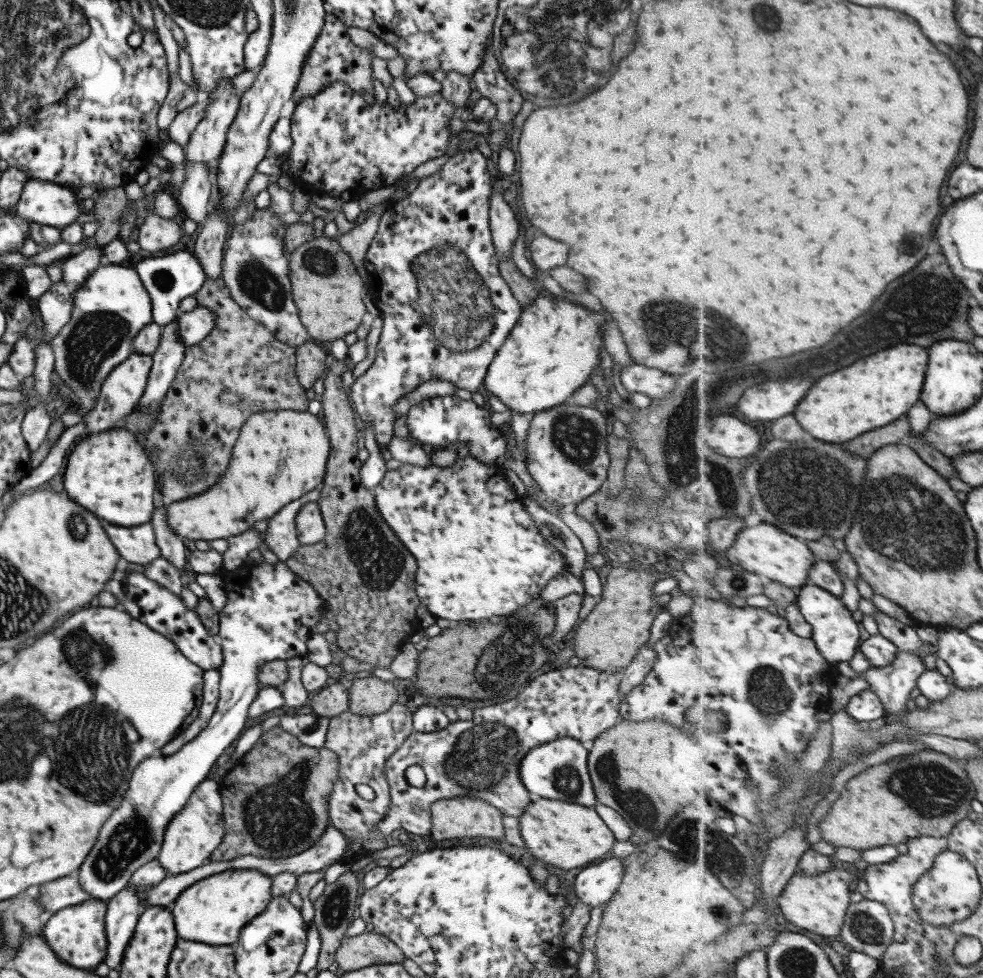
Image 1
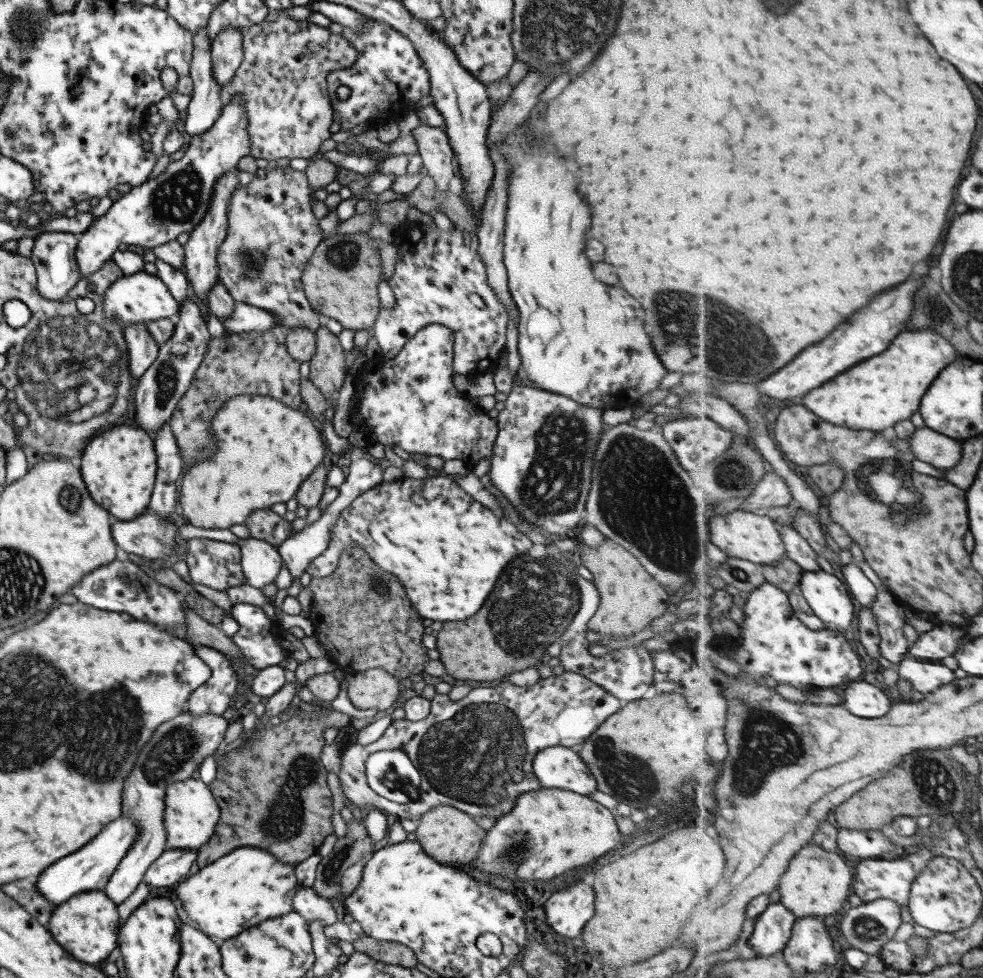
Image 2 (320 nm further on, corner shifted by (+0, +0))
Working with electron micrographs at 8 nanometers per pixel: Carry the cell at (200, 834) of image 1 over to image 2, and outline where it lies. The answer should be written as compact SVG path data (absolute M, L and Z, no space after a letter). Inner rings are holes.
M195 777L169 783L164 792L163 828L166 849L197 850L213 836L214 824L219 820L219 809L211 791Z

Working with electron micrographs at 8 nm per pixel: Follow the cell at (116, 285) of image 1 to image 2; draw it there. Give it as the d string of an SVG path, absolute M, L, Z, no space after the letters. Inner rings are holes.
M139 271L135 274L123 275L104 292L103 314L106 319L126 327L129 323L148 323L161 318L174 319L178 314L177 301L171 296L168 288L155 275Z

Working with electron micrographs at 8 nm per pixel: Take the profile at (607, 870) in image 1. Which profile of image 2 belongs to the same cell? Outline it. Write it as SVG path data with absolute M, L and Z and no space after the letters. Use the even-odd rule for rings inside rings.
M589 880L571 883L547 897L542 906L544 921L562 938L576 938L592 917L593 899Z

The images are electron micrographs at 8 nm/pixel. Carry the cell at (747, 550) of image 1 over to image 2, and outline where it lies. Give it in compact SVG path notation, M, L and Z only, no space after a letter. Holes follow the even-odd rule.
M718 507L712 516L711 529L712 545L717 556L749 560L761 566L775 564L788 556L780 526L765 514L745 512L739 508L725 514Z

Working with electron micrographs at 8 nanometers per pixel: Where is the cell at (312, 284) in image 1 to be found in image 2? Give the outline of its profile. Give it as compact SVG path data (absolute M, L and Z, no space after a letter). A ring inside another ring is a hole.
M367 233L335 234L322 238L300 276L311 308L337 320L343 329L371 328L380 311L377 284L383 279L377 248L377 239L369 238Z

